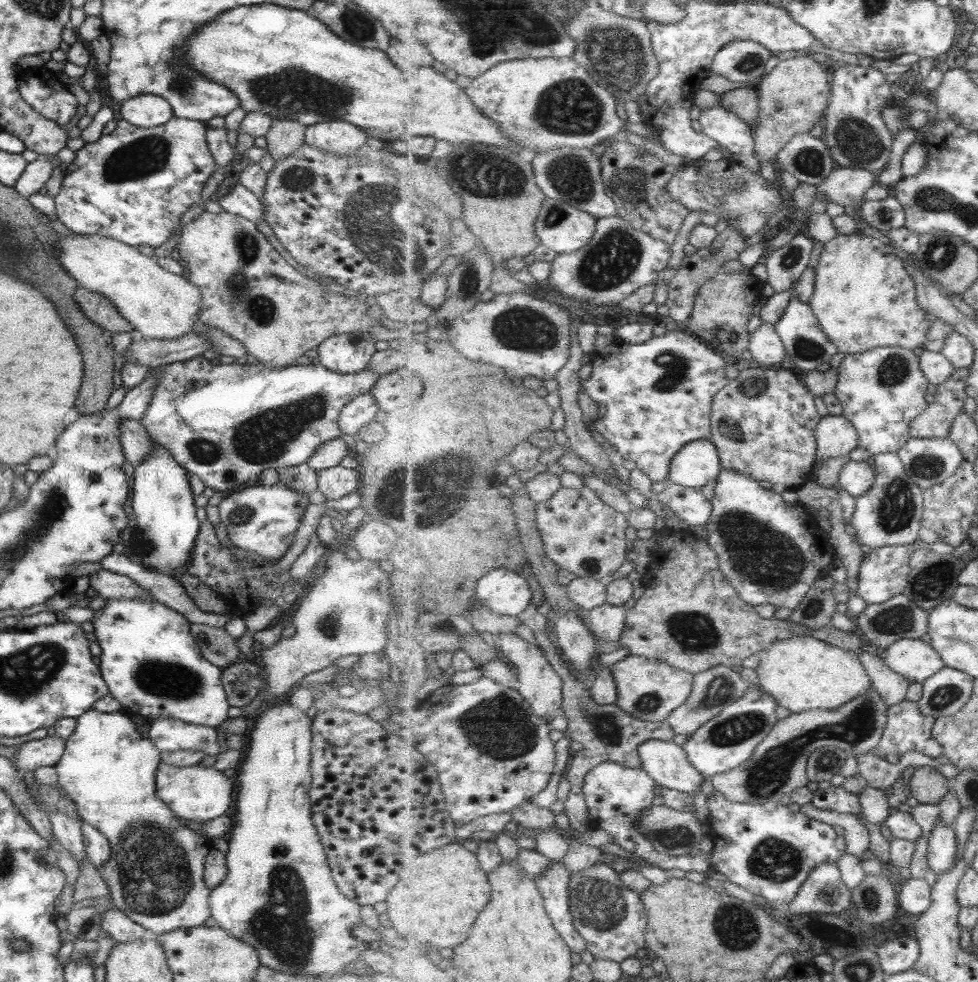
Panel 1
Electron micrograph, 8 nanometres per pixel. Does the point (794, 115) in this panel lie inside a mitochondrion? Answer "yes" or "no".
no

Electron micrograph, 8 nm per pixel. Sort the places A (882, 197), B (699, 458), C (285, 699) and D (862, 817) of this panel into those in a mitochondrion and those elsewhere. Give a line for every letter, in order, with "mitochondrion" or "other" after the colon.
A: other
B: other
C: other
D: other

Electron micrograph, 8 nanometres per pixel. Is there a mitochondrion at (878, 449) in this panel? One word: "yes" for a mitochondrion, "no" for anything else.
no

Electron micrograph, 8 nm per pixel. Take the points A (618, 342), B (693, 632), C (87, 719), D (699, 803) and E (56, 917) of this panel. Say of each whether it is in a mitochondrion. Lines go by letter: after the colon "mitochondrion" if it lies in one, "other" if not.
A: other
B: mitochondrion
C: other
D: other
E: other

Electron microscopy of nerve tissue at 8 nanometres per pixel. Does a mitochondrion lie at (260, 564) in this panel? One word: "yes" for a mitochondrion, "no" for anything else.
no

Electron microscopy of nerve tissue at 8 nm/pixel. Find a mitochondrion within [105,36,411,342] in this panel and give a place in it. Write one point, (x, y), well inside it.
(294, 93)

